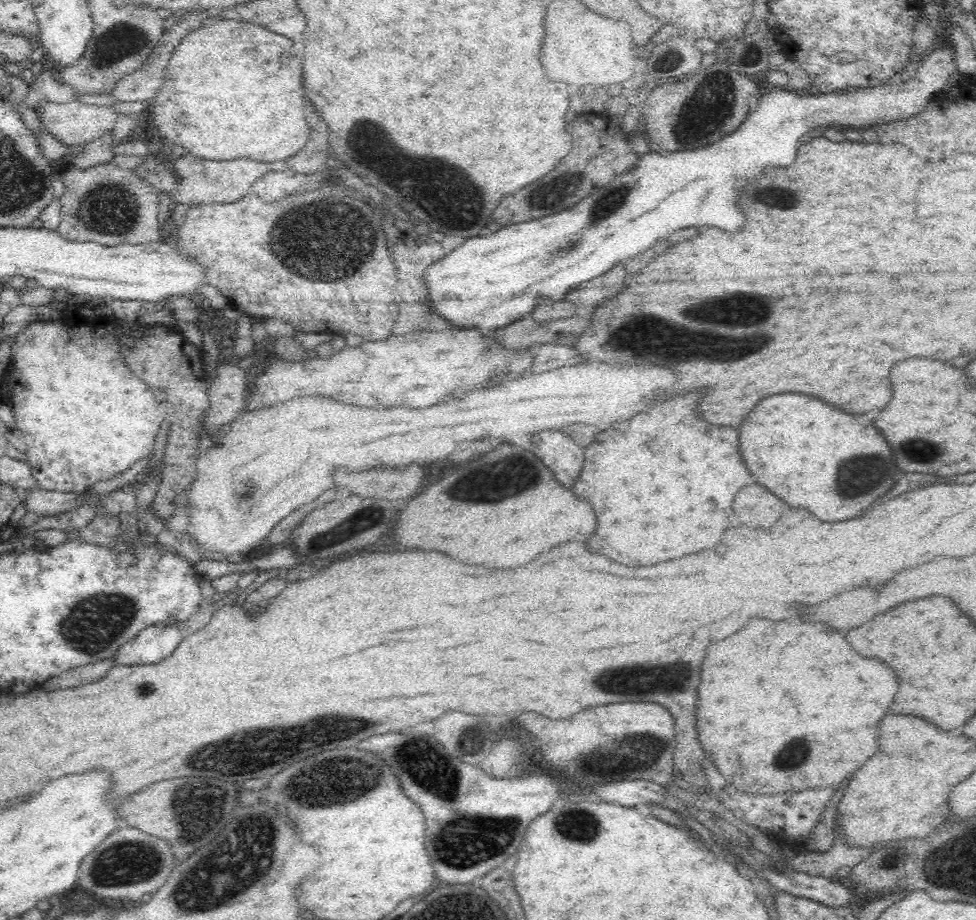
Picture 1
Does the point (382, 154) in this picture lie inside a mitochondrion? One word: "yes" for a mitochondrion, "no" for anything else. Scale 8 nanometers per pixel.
yes

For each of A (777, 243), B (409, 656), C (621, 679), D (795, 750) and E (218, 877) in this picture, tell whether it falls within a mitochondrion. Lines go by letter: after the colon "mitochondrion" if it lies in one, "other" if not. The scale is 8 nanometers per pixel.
A: other
B: other
C: mitochondrion
D: mitochondrion
E: mitochondrion

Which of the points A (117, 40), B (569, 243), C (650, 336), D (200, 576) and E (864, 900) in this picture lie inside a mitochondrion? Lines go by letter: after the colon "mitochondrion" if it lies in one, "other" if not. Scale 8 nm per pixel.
A: mitochondrion
B: mitochondrion
C: mitochondrion
D: other
E: other

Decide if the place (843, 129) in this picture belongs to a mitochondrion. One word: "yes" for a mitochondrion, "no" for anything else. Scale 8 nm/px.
no

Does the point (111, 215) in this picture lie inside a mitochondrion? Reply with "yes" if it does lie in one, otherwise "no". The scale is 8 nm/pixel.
yes

